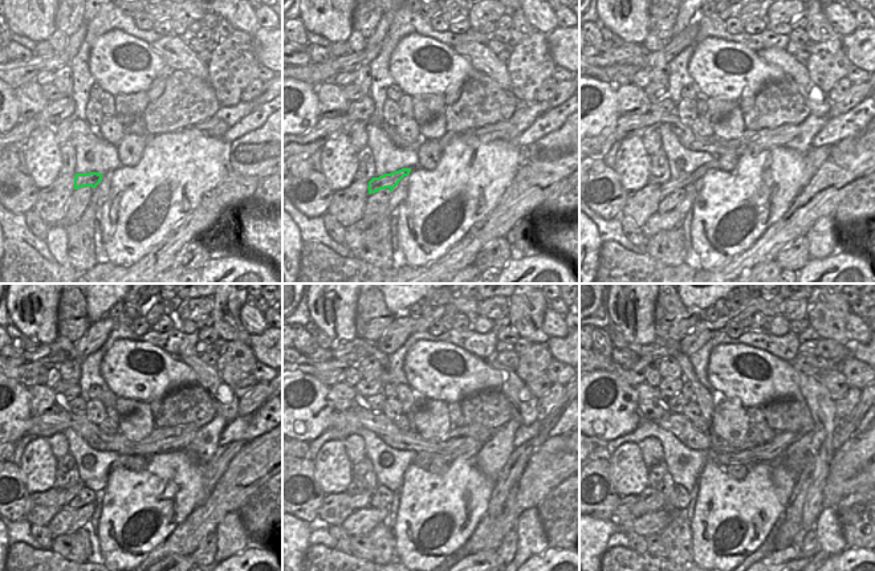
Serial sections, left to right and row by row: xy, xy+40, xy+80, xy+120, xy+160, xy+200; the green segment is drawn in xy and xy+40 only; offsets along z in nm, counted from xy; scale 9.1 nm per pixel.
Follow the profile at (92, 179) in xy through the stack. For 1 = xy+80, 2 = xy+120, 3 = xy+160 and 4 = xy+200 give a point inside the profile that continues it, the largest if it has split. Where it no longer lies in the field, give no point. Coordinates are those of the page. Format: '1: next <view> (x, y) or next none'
1: next xy+80 (674, 184)
2: next xy+120 (65, 494)
3: next xy+160 (468, 451)
4: next xy+200 (770, 449)

